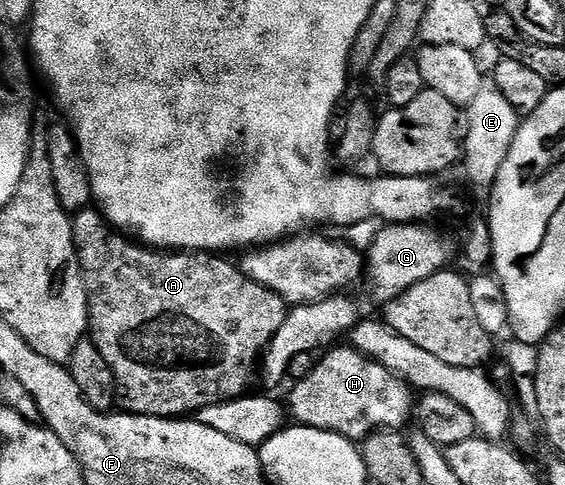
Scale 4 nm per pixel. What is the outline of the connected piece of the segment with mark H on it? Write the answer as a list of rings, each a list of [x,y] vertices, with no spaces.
[[[339,347],[324,351],[315,369],[290,385],[290,419],[292,416],[296,425],[305,428],[336,432],[352,442],[362,442],[380,429],[402,429],[402,424],[413,416],[411,385],[355,348]]]

